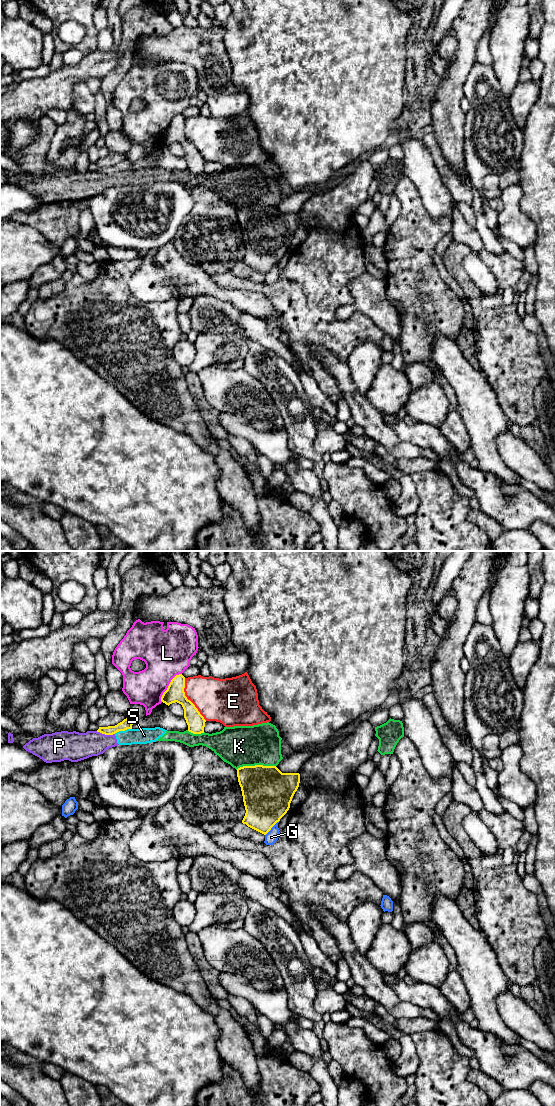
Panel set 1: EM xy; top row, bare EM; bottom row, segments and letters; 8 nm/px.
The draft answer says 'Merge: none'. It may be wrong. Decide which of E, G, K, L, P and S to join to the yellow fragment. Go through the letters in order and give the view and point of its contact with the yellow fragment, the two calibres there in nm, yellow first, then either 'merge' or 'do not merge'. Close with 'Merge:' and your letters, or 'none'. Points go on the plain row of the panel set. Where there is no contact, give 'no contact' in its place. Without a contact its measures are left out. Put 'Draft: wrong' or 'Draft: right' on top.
Draft: right
E: meets yellow in xy at (187, 139); 140 nm thick on the yellow side, 340 nm on the other; do not merge
G: meets yellow in xy at (271, 267); 380 nm thick on the yellow side, 100 nm on the other; do not merge
K: meets yellow in xy at (255, 205); 400 nm thick on the yellow side, 320 nm on the other; do not merge
L: meets yellow in xy at (168, 126); 140 nm thick on the yellow side, 360 nm on the other; do not merge
P: meets yellow in xy at (105, 174); 80 nm thick on the yellow side, 220 nm on the other; do not merge
S: meets yellow in xy at (122, 170); 80 nm thick on the yellow side, 130 nm on the other; do not merge
Merge: none

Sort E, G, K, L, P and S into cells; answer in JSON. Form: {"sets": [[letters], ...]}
{"sets": [["E"], ["G"], ["K", "P", "S"], ["L"]]}

